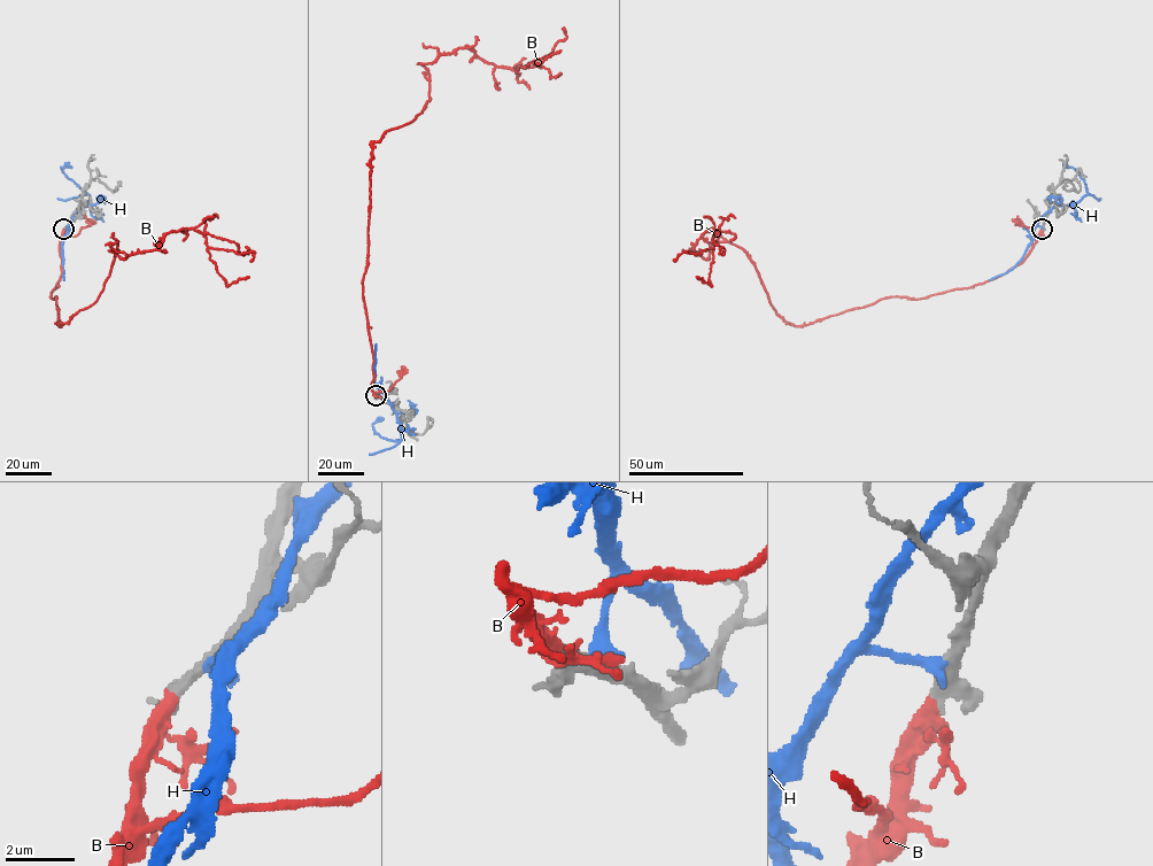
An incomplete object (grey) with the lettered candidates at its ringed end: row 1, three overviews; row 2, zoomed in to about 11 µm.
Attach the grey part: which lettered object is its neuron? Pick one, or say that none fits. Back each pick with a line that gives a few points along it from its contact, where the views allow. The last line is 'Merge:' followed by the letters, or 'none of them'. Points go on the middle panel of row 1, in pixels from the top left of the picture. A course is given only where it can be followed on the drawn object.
B: Its course: (376, 395), (363, 294), (372, 146), (424, 109), (423, 64), (442, 54), (471, 48), (517, 71), (560, 49)
Merge: B

